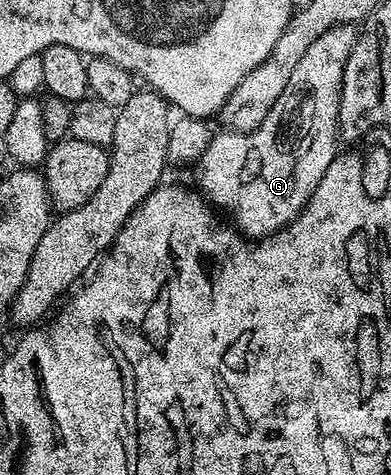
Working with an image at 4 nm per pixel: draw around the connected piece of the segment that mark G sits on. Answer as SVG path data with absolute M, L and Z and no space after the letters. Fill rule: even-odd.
M349 25L325 31L301 55L301 63L293 67L289 83L271 104L261 127L252 133L216 132L200 155L198 188L216 210L228 213L234 228L244 237L262 239L284 229L303 210L317 183L321 183L321 175L333 163L341 79L356 36Z

